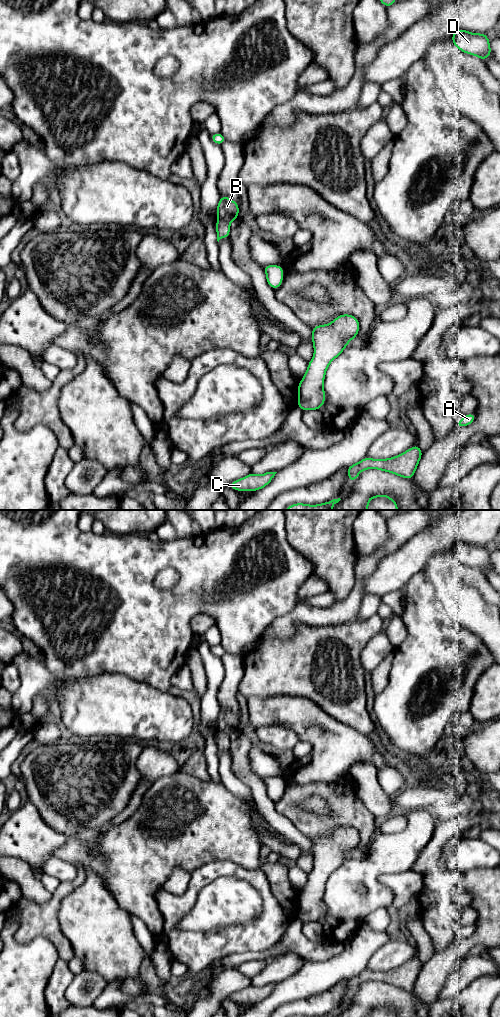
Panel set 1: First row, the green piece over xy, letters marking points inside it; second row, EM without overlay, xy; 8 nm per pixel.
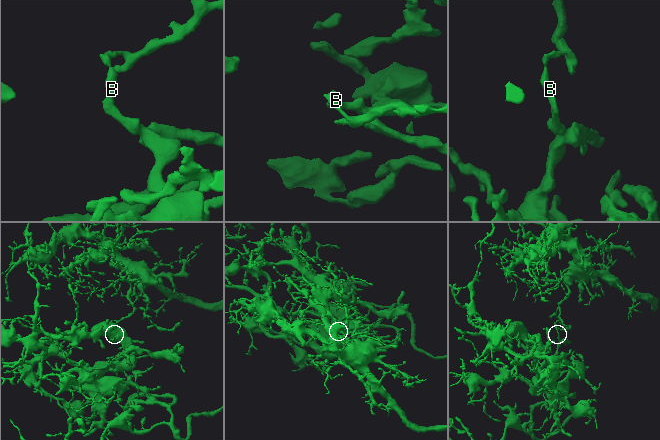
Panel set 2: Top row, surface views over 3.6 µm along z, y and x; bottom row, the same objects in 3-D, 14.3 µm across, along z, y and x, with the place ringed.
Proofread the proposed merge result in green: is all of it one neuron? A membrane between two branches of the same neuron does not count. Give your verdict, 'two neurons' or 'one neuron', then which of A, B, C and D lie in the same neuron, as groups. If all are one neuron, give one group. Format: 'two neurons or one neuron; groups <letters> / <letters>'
two neurons; groups A C / B D

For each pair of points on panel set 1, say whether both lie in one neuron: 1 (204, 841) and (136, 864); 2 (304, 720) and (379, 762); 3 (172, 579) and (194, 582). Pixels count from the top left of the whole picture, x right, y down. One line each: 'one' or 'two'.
1: one
2: one
3: two

